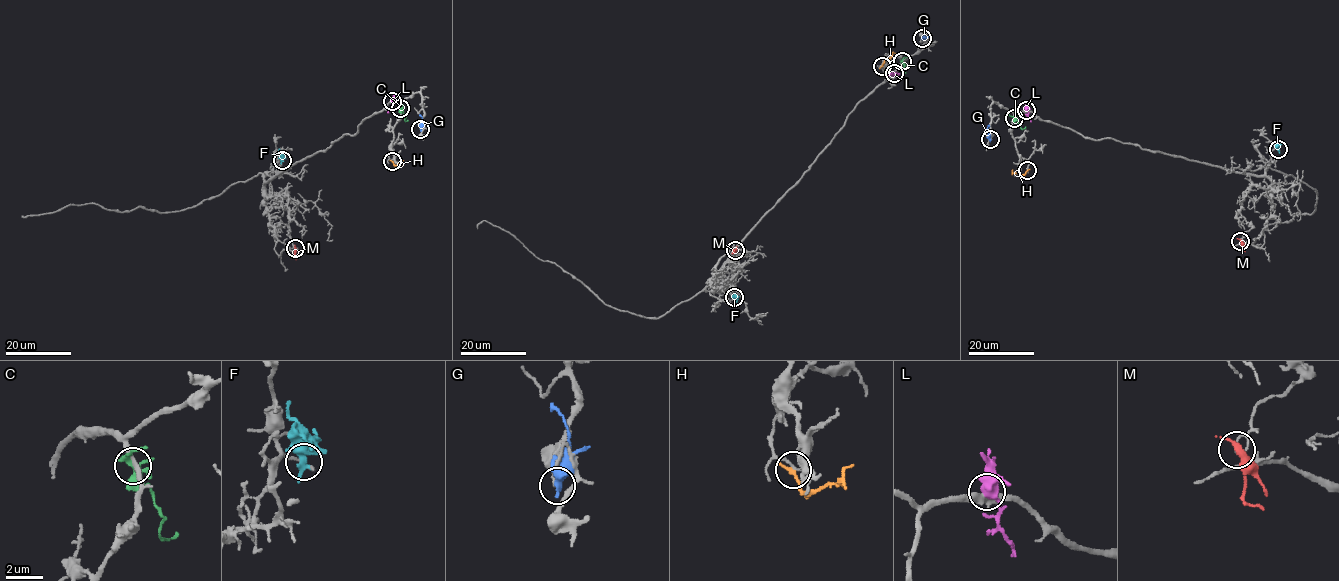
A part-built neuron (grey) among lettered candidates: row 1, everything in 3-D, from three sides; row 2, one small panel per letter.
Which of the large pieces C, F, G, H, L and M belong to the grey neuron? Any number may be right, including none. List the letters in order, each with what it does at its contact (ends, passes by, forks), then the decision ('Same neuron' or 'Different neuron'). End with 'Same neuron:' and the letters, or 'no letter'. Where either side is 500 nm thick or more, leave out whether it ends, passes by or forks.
C: It forks there. Different neuron
F: It passes by. Different neuron
G: It passes by. Different neuron
H: It ends there. Different neuron
L: Different neuron
M: It ends there. Different neuron
Same neuron: no letter

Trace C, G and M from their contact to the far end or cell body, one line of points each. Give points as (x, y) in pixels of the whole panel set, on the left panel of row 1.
C: (400, 108), (405, 121), (408, 120)
G: (420, 129), (422, 117), (419, 114)
M: (295, 248), (296, 260)

